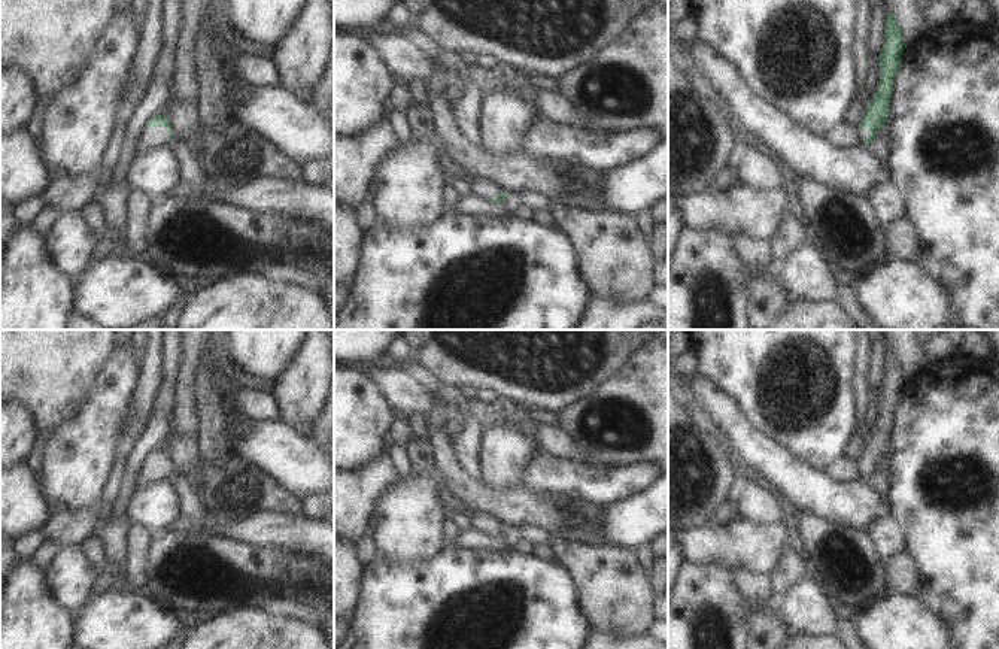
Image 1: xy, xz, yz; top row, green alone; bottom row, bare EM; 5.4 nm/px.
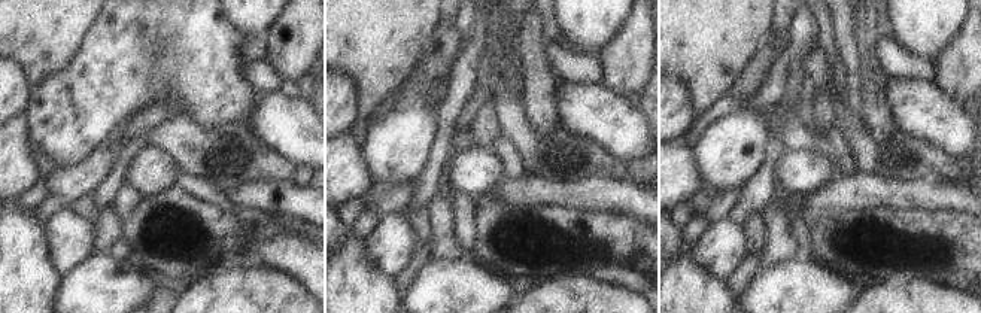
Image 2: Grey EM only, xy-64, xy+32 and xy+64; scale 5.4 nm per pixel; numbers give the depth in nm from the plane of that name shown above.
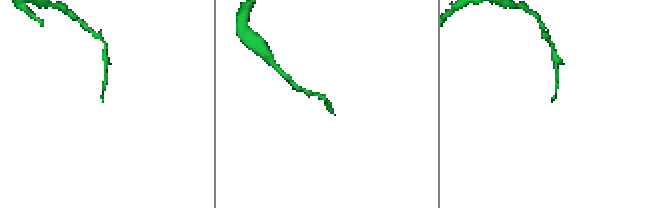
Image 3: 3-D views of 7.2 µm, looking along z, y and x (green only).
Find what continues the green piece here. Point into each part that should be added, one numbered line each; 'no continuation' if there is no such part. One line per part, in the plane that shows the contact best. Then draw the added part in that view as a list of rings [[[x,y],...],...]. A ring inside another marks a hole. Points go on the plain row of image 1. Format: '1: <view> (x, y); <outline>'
1: xy (149, 472); [[[145,461],[137,473],[134,489],[143,488],[155,480],[167,480],[170,464],[167,461]]]

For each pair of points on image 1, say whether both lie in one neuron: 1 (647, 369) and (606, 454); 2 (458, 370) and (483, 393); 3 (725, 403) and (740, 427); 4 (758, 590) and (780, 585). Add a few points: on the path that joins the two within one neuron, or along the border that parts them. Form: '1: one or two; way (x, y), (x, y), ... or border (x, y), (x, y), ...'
1: one; way (647, 397), (647, 437), (640, 446), (634, 446)
2: two; border (476, 388), (491, 388), (500, 397)
3: one; way (725, 409), (734, 421)
4: two; border (768, 575), (774, 594)

